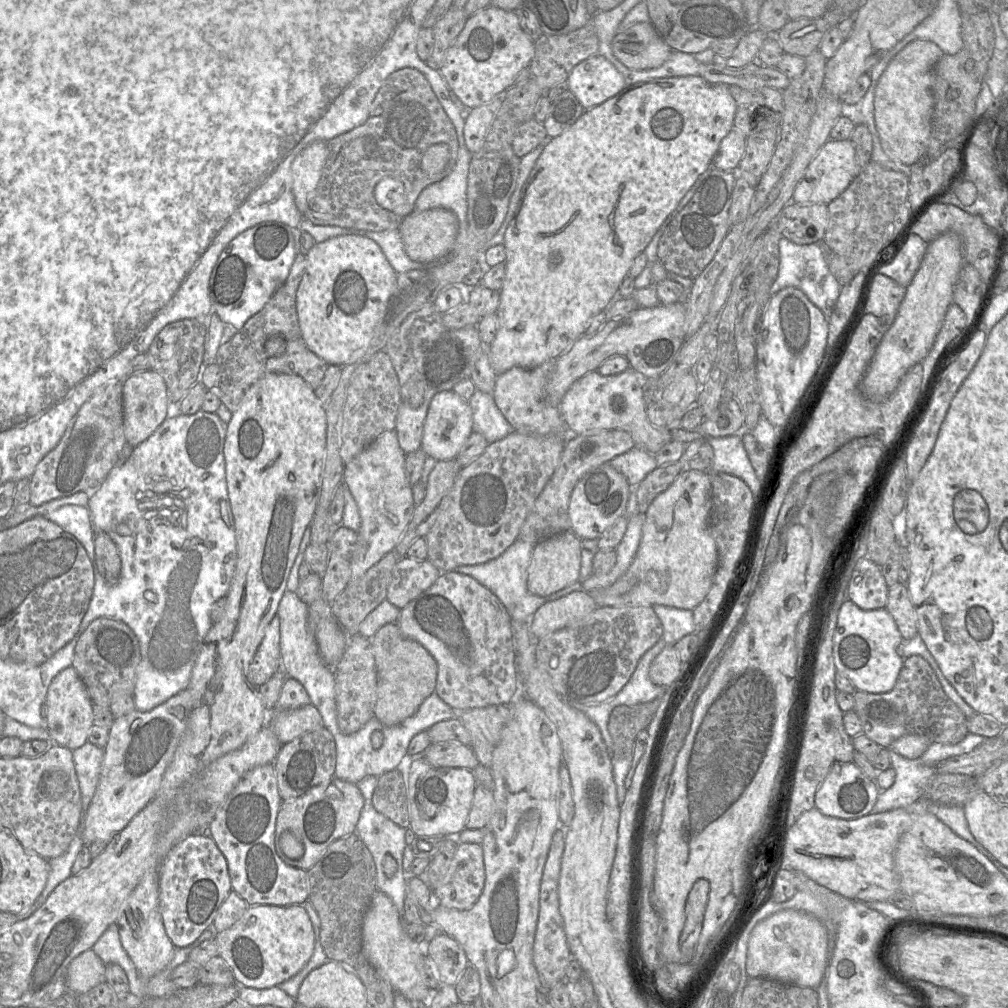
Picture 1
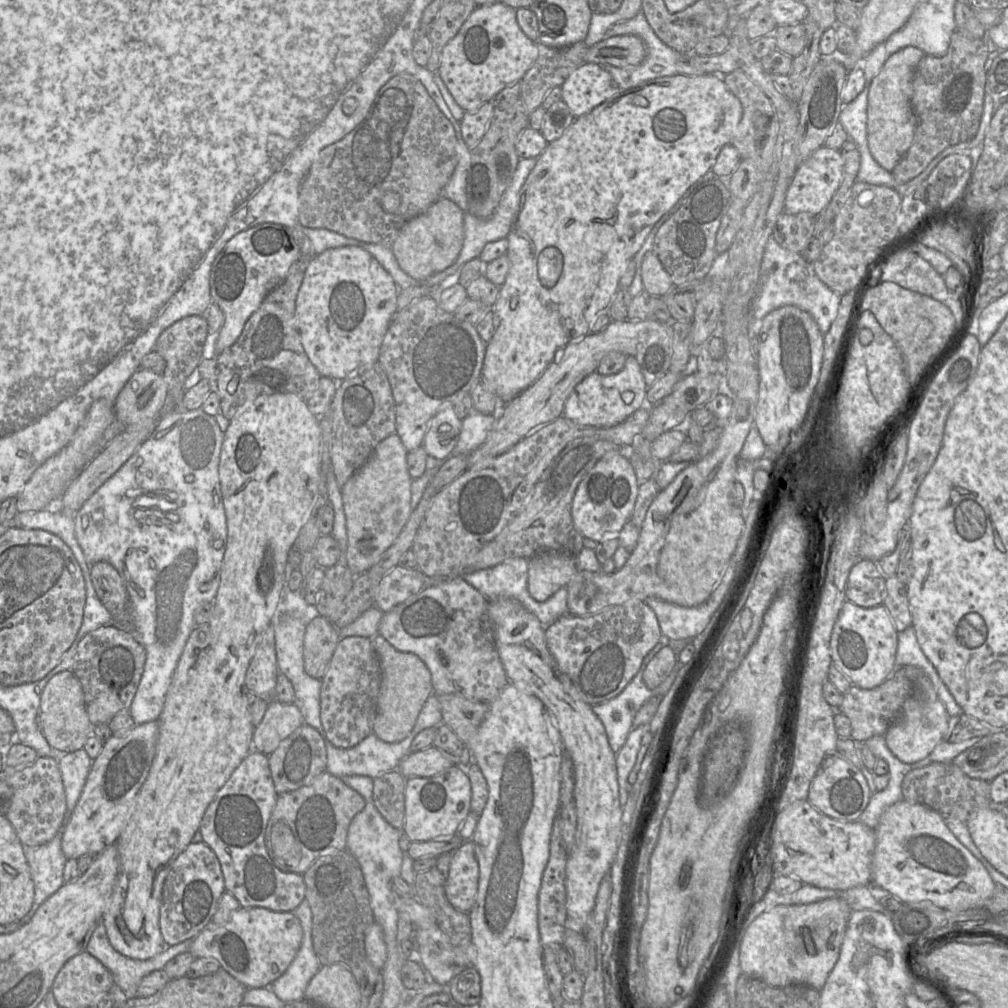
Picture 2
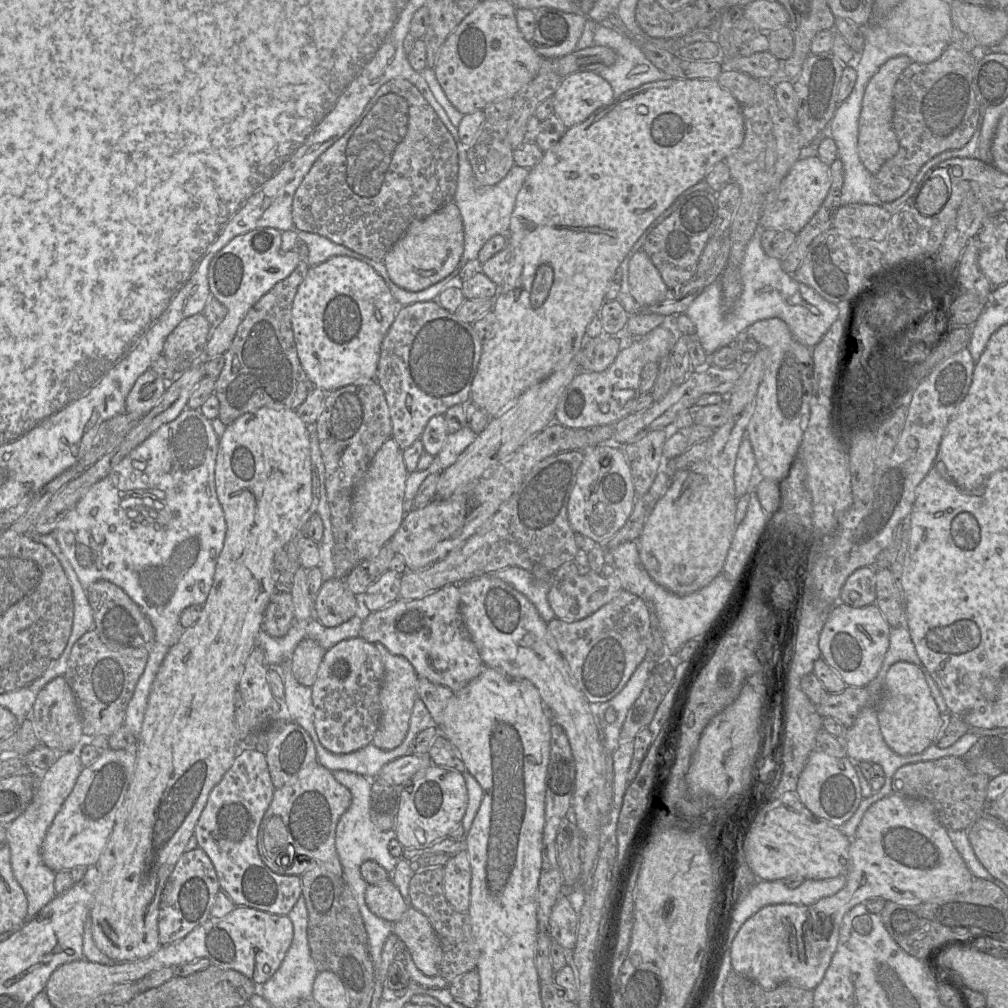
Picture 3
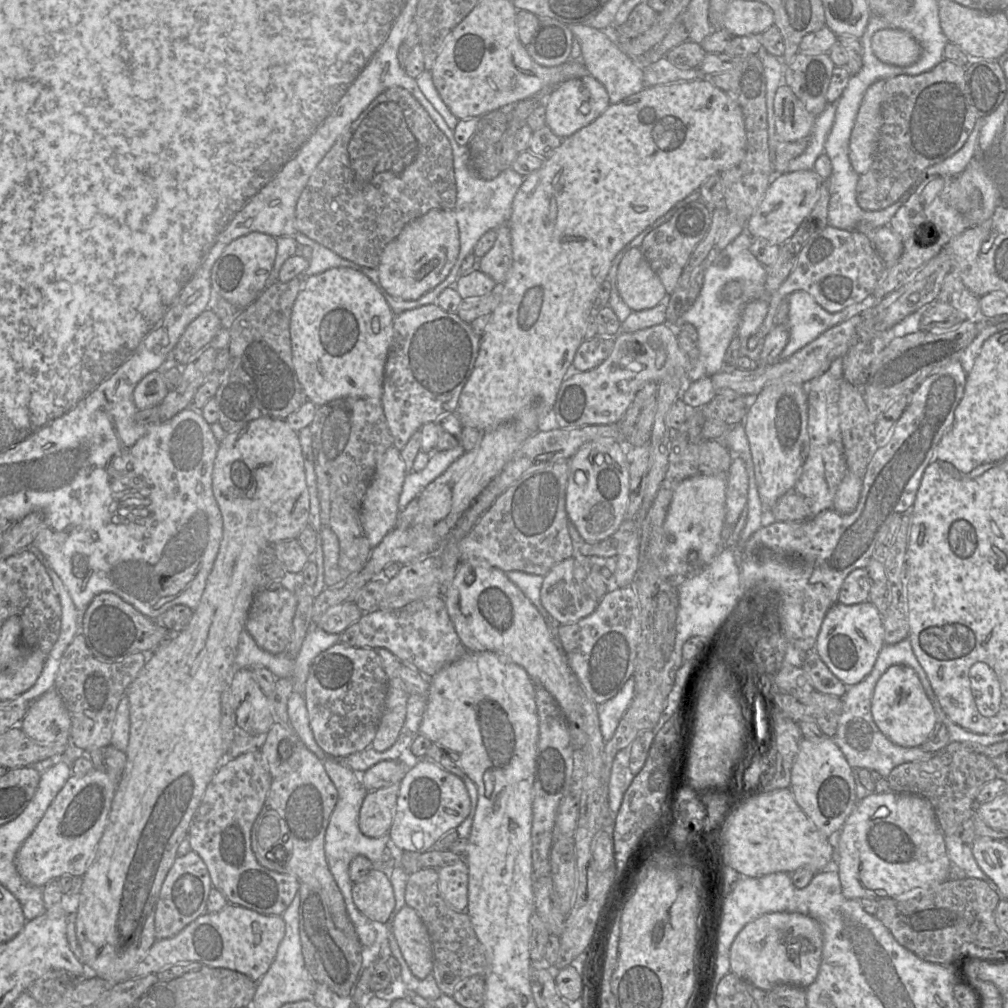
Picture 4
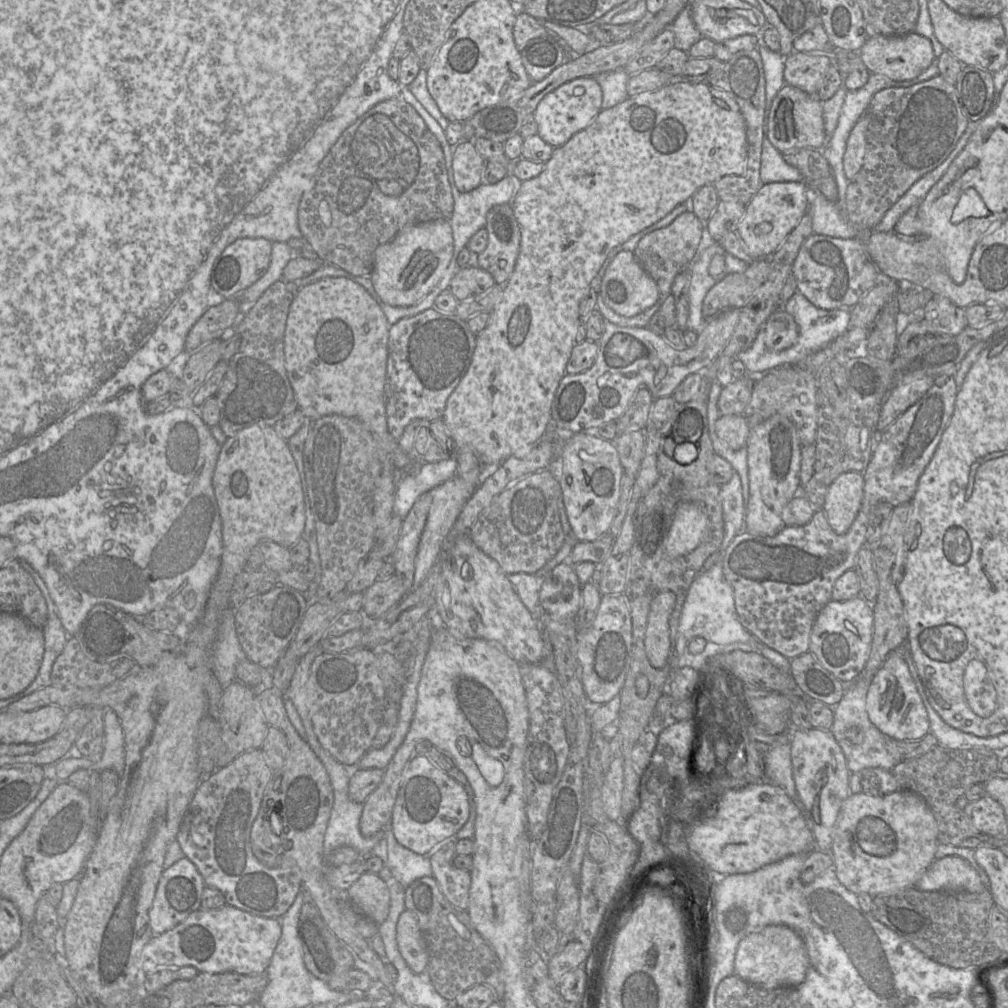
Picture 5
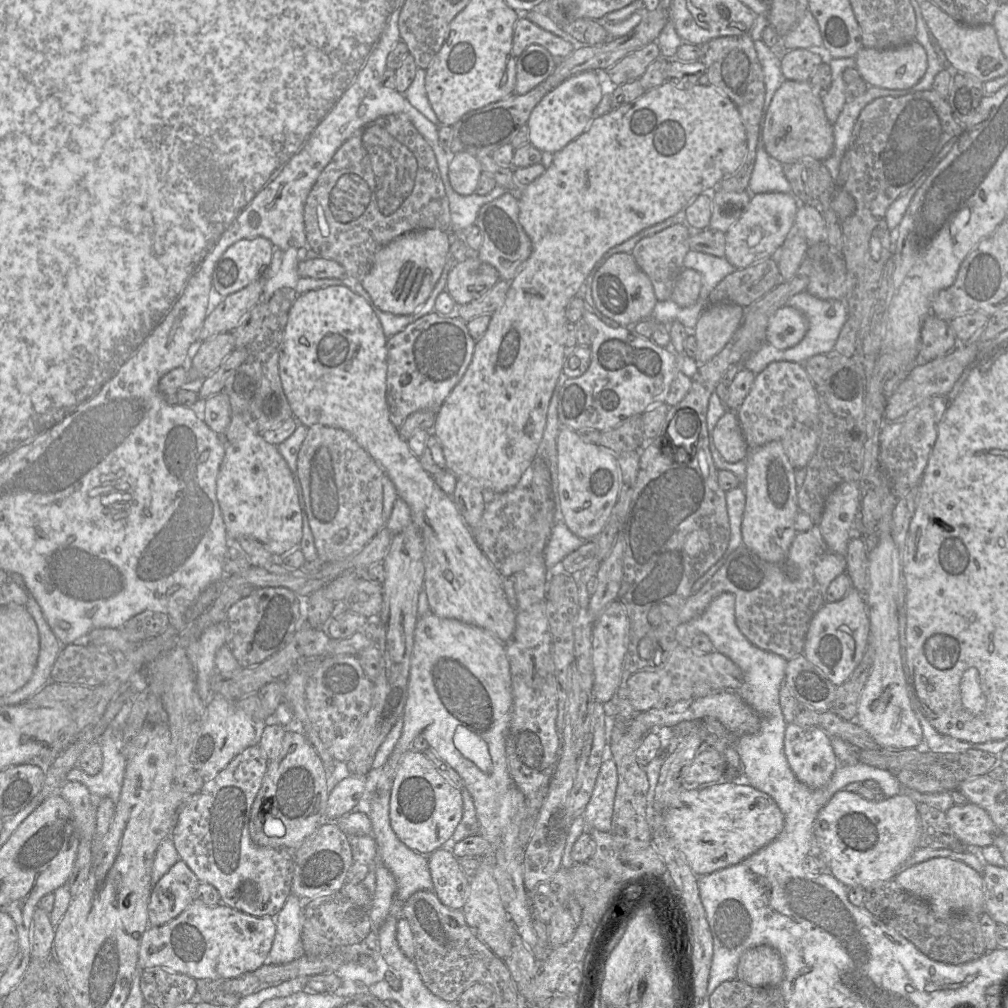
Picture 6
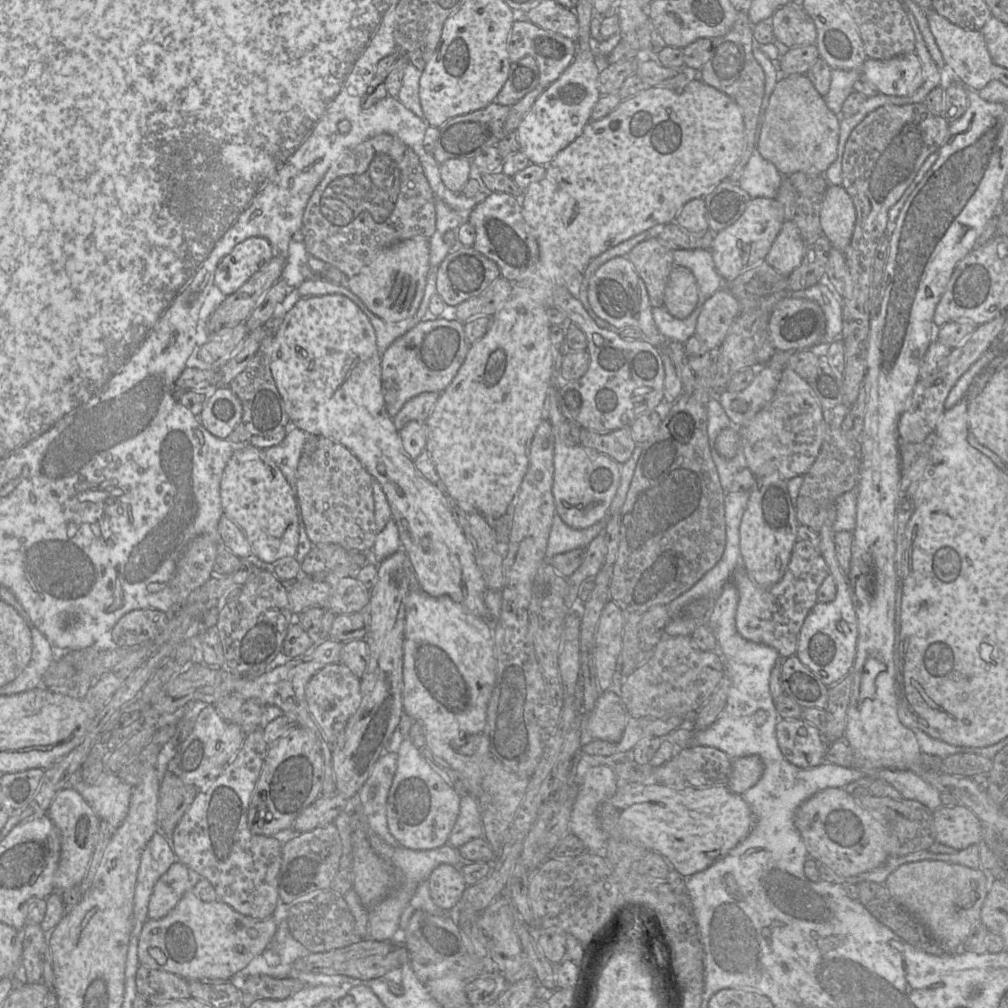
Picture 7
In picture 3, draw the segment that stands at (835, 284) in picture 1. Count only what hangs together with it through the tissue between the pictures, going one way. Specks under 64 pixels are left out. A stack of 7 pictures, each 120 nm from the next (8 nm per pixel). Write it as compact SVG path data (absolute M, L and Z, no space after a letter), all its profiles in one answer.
M760 226L756 229L746 248L740 267L743 290L734 306L725 310L721 282L717 280L707 286L685 312L695 324L695 336L707 356L740 338L753 323L774 317L784 320L798 342L813 349L838 318L838 304L825 300L813 288L795 280L782 269L781 260L765 253L761 245L763 230Z

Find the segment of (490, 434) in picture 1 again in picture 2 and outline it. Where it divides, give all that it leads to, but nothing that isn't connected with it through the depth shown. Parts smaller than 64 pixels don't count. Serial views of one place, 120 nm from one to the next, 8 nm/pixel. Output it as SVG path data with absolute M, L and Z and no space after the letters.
M472 408L462 420L459 438L451 456L468 456L481 446L491 431L496 418L496 414L482 414Z

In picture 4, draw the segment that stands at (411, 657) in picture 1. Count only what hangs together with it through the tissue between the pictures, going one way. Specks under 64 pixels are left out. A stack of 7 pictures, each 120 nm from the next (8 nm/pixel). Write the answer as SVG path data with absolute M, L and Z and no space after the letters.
M374 648L379 654L387 675L387 696L372 747L379 752L388 750L398 739L405 723L409 693L404 690L400 678L403 663L389 650Z

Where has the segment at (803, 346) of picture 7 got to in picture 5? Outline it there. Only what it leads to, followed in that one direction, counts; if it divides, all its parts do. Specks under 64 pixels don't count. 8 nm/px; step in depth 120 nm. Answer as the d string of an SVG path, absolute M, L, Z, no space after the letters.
M777 308L764 325L764 340L767 348L782 351L793 346L799 337L799 328L794 317L783 308Z

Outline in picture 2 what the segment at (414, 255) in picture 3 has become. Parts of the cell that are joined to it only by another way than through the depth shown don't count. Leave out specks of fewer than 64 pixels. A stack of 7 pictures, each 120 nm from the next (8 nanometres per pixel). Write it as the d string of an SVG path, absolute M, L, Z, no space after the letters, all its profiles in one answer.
M441 197L402 227L391 249L401 270L416 281L422 281L453 264L463 242L463 212L453 201Z

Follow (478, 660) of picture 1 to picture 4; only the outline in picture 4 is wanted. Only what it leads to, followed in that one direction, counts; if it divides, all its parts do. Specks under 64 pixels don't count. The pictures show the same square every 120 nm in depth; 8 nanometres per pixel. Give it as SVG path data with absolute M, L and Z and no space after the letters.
M442 596L424 600L423 607L414 613L407 613L404 610L386 611L381 609L373 612L364 612L363 616L357 622L348 627L340 635L340 643L357 648L385 648L393 653L400 661L413 665L421 674L431 677L468 652L455 631Z

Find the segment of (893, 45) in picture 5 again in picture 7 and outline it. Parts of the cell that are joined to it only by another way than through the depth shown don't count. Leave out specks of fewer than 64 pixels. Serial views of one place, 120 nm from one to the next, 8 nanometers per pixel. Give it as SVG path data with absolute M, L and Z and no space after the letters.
M915 52L887 60L867 58L860 72L879 93L889 96L910 96L923 84L921 62Z

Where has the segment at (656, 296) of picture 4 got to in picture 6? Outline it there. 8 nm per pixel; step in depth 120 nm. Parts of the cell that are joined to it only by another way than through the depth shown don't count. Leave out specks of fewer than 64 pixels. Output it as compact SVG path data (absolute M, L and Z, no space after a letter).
M631 253L614 254L603 264L592 282L592 295L596 308L621 326L635 325L652 318L657 303L650 278L640 269Z

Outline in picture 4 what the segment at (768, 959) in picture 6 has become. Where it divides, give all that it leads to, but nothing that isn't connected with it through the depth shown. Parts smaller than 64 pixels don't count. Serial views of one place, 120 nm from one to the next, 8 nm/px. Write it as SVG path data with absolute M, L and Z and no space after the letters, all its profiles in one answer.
M794 912L767 913L748 923L734 939L730 970L762 990L778 984L807 988L818 975L822 948L822 929L814 918Z

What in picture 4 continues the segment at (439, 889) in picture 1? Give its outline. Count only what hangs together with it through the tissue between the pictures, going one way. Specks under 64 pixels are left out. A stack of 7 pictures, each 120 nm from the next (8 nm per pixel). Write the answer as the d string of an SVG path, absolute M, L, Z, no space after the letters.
M466 861L438 869L440 893L456 912L466 912L468 907L469 868Z

